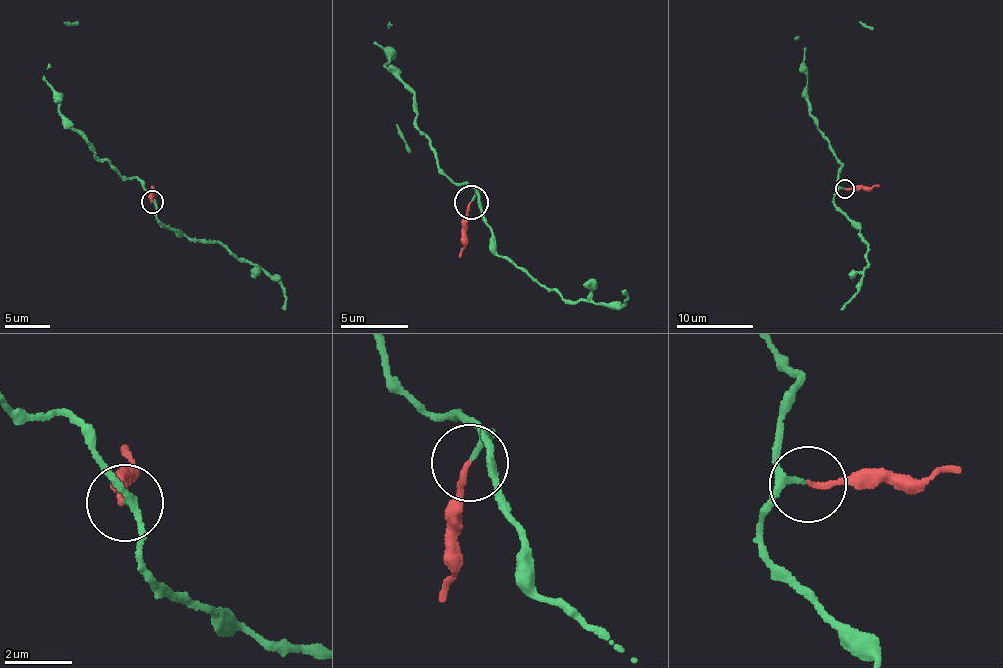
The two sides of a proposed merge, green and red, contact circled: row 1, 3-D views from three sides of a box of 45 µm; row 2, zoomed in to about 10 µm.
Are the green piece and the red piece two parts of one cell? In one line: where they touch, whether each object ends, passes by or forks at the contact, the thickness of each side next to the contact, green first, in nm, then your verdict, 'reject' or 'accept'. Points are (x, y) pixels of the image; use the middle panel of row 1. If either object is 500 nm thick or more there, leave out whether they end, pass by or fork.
place (471, 202); green passes by; red ends; calibres 170 and 150 nm; accept

